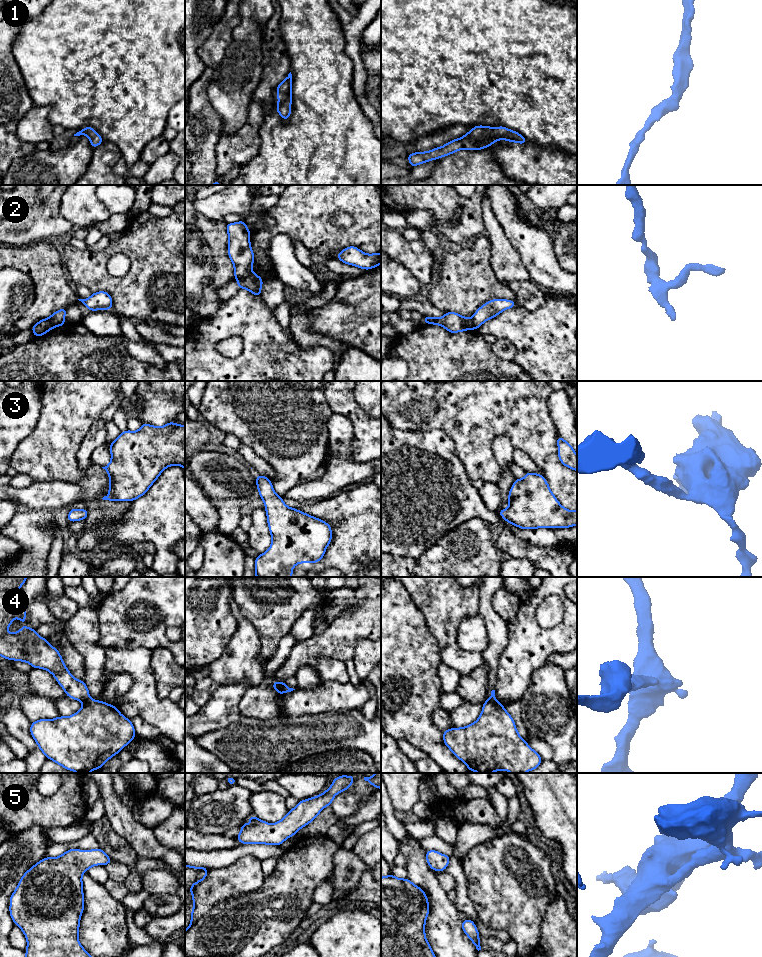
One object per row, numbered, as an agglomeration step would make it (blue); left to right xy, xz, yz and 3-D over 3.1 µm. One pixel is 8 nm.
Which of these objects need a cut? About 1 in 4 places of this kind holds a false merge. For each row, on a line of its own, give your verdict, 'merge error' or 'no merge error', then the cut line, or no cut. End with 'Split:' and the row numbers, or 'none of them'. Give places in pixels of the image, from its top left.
1: no merge error | no cut
2: merge error | xz (252, 273), (238, 281)
3: no merge error | no cut
4: merge error | xz (281, 682), (282, 693)
5: no merge error | no cut
Split: 2, 4

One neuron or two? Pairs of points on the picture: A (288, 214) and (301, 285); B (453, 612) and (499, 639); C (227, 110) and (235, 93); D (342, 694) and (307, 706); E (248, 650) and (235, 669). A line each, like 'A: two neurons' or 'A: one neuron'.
A: two neurons
B: two neurons
C: one neuron
D: one neuron
E: one neuron

